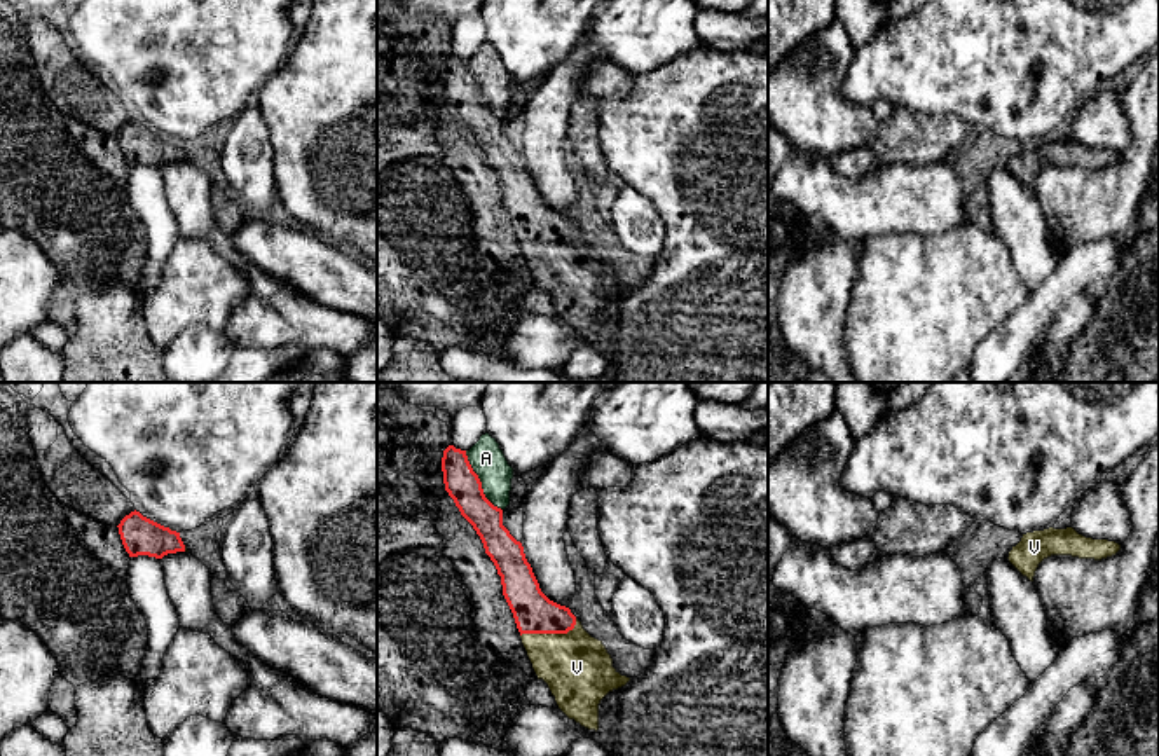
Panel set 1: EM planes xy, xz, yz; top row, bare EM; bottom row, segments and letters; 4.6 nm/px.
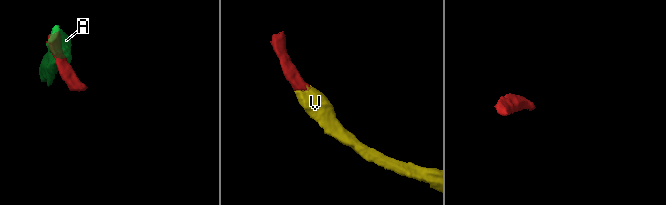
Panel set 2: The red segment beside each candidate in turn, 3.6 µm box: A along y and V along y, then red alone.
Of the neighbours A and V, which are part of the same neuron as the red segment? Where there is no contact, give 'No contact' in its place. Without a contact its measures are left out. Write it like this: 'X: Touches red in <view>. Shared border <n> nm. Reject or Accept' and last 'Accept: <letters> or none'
A: Touches red in xz. Shared border 320 nm. Reject
V: Touches red in xz. Shared border 280 nm. Accept
Accept: V

